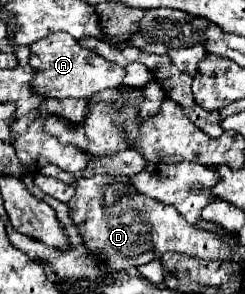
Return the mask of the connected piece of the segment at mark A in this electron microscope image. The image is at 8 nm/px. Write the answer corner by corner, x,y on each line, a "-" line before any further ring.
53,33
47,35
45,39
39,39
37,43
29,45
31,57
29,65
37,71
33,79
33,93
41,97
55,97
55,99
65,99
65,97
83,97
89,99
95,93
109,89
109,87
121,87
125,69
109,63
107,59
101,59
89,49
83,49
69,33

